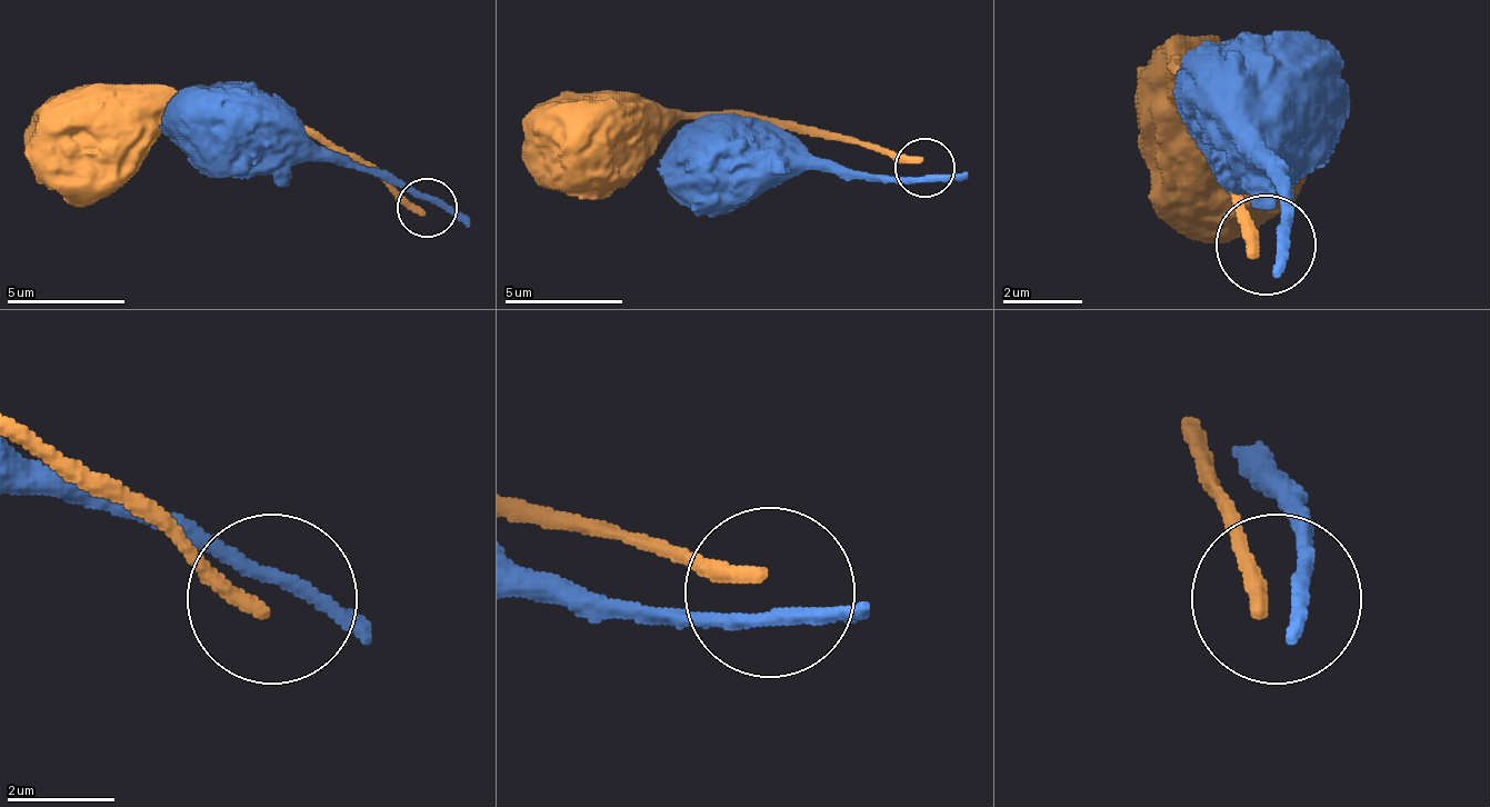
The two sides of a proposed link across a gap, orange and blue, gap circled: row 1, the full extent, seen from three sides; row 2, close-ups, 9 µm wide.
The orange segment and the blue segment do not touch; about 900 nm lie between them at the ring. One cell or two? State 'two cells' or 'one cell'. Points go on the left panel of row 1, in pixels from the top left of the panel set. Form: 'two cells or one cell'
two cells

